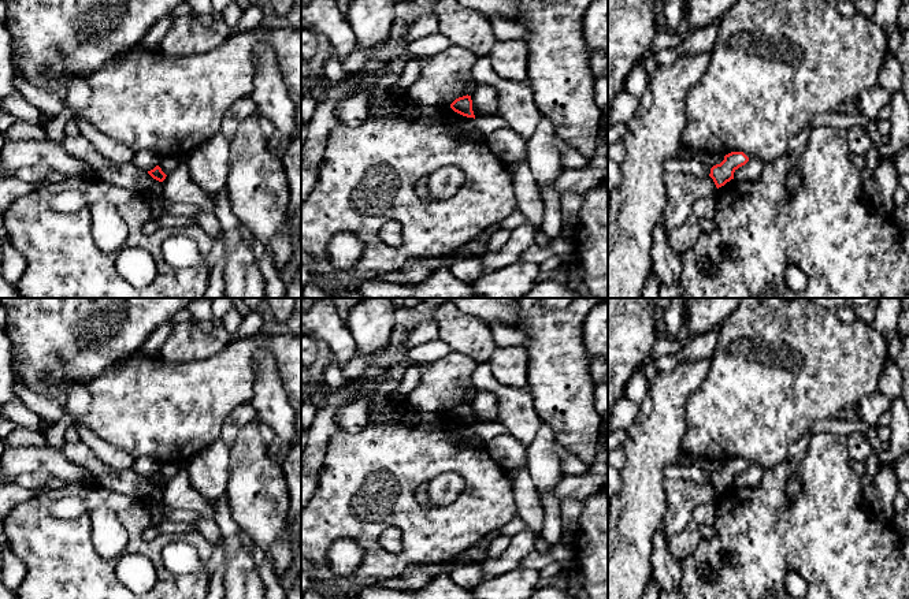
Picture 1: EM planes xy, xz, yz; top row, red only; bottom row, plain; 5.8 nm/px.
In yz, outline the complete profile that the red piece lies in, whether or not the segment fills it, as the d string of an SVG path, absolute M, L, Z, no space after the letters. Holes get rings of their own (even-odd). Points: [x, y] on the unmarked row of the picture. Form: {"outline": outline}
{"outline": "M731 458L724 462L724 466L720 470L716 470L710 475L709 483L719 495L734 485L734 479L747 468L749 464L743 458Z"}

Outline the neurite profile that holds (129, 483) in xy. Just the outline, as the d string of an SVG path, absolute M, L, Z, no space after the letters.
M64 442L60 451L71 462L89 470L97 485L148 503L162 502L163 488L153 485L136 470L116 470L100 461L82 442Z

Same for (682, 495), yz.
M686 479L664 480L667 507L661 531L667 539L684 529L693 510L701 503L715 502L717 494L710 483L697 484Z

